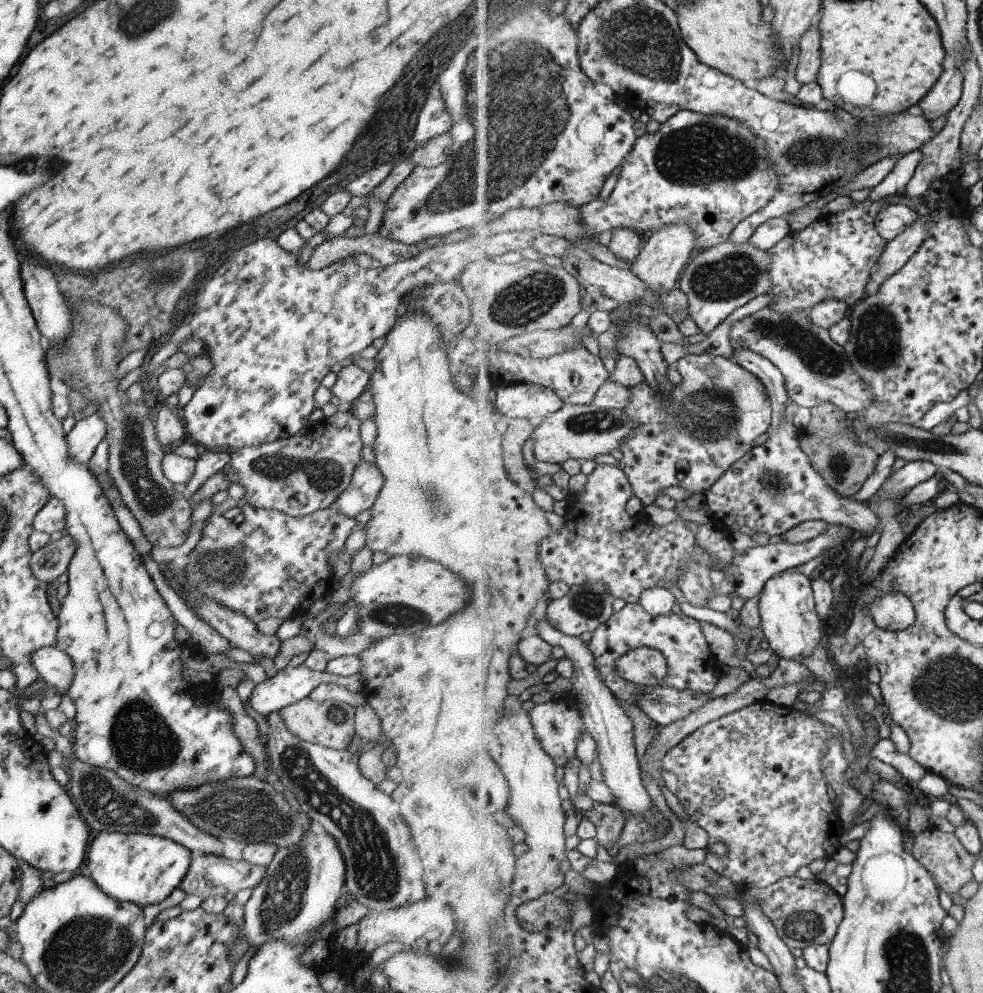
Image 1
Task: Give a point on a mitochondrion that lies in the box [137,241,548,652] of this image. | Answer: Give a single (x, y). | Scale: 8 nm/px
(273, 466)

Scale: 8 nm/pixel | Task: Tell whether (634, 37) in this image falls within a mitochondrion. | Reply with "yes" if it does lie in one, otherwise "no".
yes

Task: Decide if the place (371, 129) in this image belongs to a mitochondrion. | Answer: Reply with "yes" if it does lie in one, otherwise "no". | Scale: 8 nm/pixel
no

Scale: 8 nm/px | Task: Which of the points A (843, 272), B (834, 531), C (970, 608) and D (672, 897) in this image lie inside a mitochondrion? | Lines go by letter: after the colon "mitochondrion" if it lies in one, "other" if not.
A: other
B: other
C: mitochondrion
D: other

